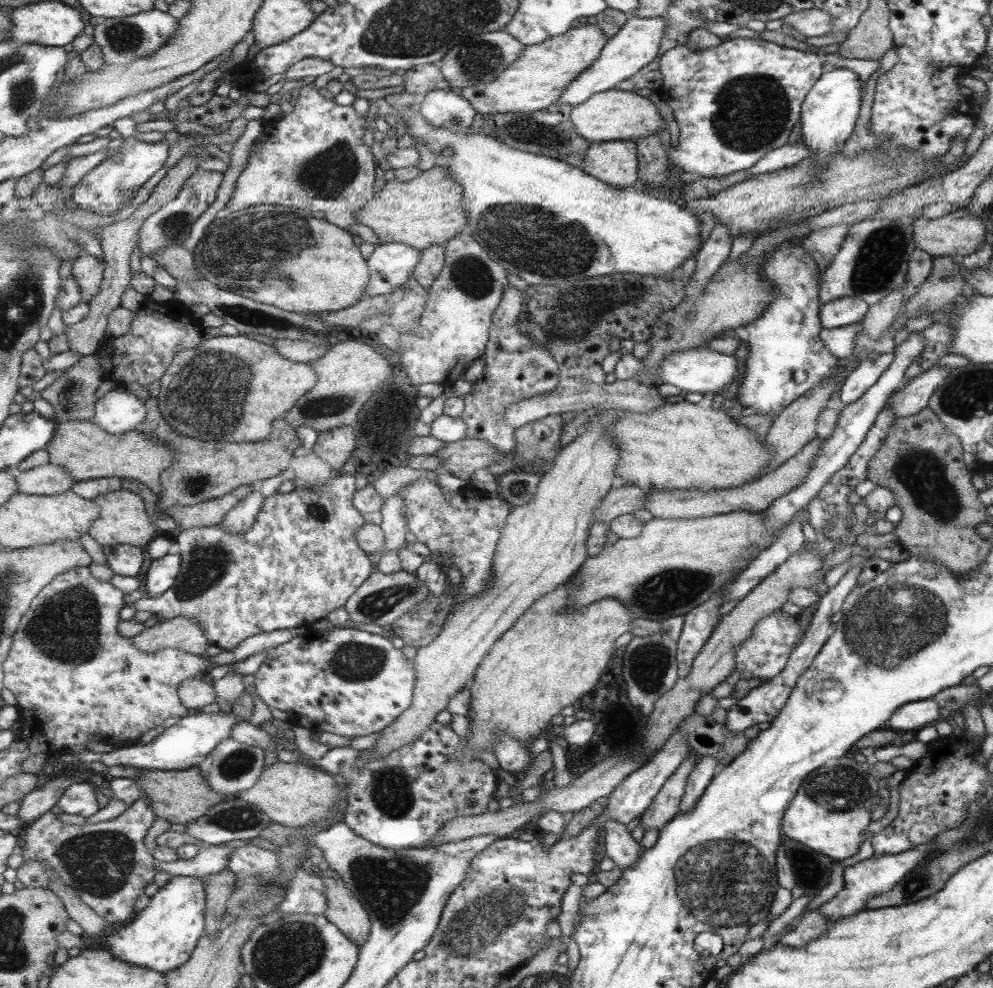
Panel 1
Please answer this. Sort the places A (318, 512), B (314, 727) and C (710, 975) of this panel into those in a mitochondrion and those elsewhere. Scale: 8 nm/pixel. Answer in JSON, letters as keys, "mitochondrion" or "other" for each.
{"A":"mitochondrion","B":"other","C":"other"}

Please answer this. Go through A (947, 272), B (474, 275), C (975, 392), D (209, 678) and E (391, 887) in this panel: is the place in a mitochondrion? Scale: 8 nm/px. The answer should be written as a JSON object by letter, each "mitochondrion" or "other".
{"A":"mitochondrion","B":"mitochondrion","C":"mitochondrion","D":"other","E":"mitochondrion"}

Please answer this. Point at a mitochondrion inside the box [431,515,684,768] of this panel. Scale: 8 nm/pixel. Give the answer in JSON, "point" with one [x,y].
{"point":[648,663]}

